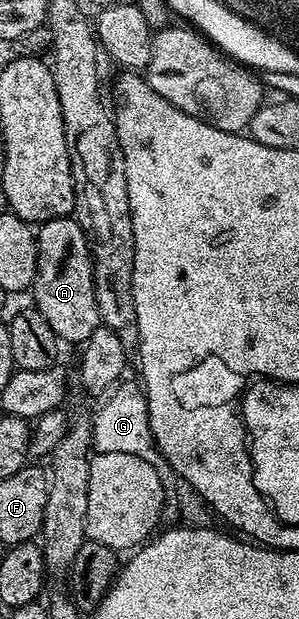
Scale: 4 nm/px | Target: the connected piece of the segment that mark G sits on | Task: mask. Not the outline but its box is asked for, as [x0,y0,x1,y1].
[90,381,174,480]

